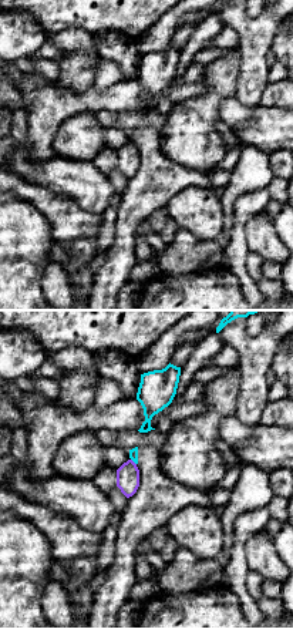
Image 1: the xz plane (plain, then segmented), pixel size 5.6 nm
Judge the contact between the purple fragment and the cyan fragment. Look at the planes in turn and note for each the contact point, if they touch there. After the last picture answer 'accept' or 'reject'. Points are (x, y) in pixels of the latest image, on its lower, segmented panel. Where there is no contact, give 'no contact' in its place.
contact (132, 461)

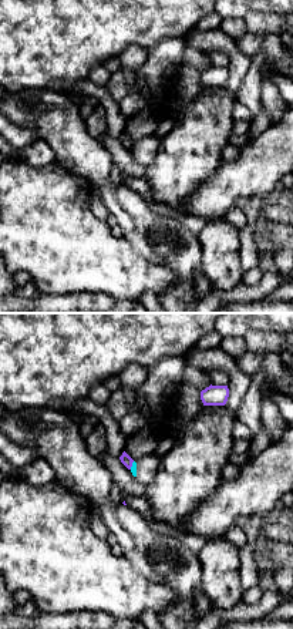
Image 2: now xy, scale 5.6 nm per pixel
contact (131, 466)

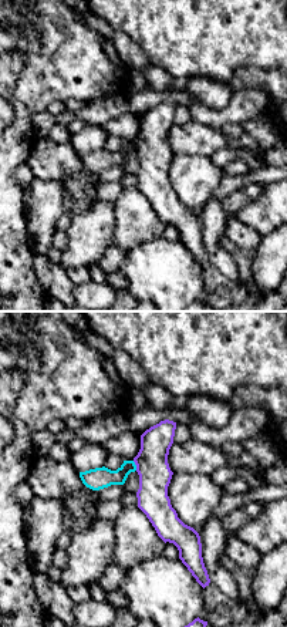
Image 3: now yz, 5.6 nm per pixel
contact (135, 464)

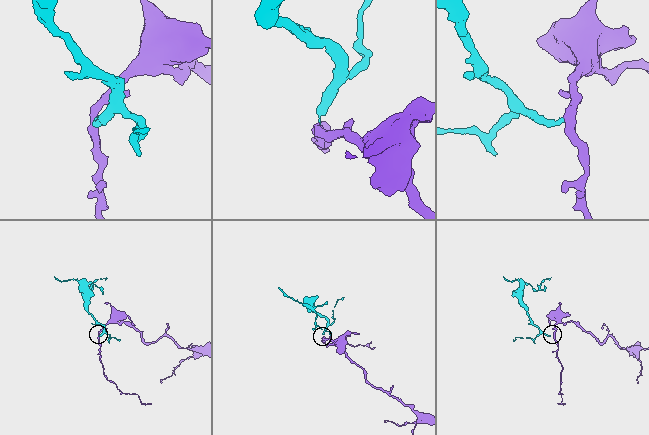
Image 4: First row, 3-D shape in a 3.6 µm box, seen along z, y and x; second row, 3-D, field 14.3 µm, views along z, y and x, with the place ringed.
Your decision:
reject

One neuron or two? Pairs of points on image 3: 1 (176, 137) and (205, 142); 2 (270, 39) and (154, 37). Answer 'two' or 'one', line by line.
1: one
2: one

